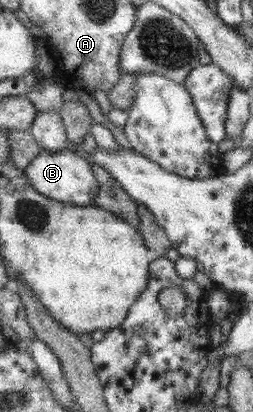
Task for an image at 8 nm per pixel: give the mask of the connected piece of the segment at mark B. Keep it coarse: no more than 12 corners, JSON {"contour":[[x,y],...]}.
{"contour":[[72,148],[25,169],[48,199],[92,205],[99,182]]}

